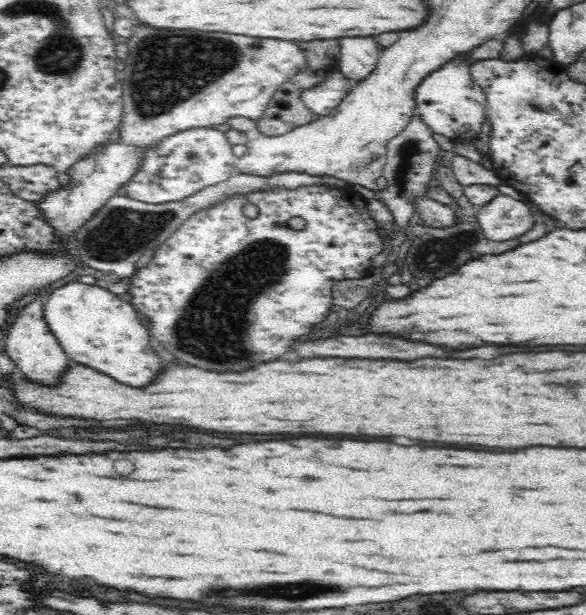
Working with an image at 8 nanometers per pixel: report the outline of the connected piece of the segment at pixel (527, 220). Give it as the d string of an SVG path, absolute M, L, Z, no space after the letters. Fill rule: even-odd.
M499 191L476 212L476 222L486 237L504 240L526 232L533 224L526 204Z

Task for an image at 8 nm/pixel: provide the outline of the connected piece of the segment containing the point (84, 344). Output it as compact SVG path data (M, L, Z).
M79 281L54 288L42 302L42 319L66 356L88 364L126 384L144 384L160 368L160 358L148 346L148 330L128 301L94 284Z

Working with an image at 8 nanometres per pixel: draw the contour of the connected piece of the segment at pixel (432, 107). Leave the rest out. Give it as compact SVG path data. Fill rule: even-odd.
M472 49L454 52L448 60L444 60L428 74L424 74L420 82L412 88L414 114L420 118L424 126L453 141L462 138L463 143L472 140L481 131L487 99L482 87L474 80L471 73L471 64L474 62Z

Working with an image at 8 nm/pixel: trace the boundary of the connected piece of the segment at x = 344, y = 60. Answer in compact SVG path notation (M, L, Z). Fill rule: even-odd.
M340 36L335 68L348 78L360 80L376 66L380 46L372 36Z

